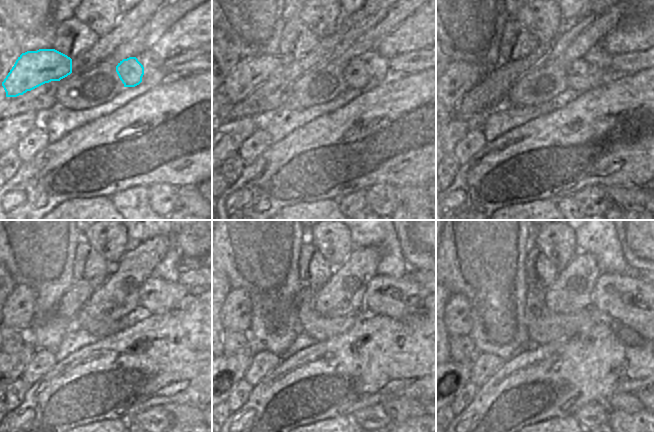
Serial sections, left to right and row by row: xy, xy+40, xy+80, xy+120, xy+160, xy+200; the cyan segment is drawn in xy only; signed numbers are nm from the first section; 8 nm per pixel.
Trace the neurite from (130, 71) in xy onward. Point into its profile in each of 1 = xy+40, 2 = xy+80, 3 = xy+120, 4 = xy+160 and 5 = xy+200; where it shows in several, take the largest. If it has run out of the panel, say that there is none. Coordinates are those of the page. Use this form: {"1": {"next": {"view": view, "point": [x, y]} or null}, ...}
{"1": {"next": {"view": "xy+40", "point": [356, 76]}}, "2": {"next": {"view": "xy+80", "point": [582, 76]}}, "3": {"next": {"view": "xy+120", "point": [156, 295]}}, "4": {"next": {"view": "xy+160", "point": [403, 299]}}, "5": {"next": {"view": "xy+200", "point": [630, 301]}}}

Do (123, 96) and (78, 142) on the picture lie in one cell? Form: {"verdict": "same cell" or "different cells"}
{"verdict": "different cells"}

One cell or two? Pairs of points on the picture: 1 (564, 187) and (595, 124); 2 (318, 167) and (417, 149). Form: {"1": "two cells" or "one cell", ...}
{"1": "one cell", "2": "one cell"}

